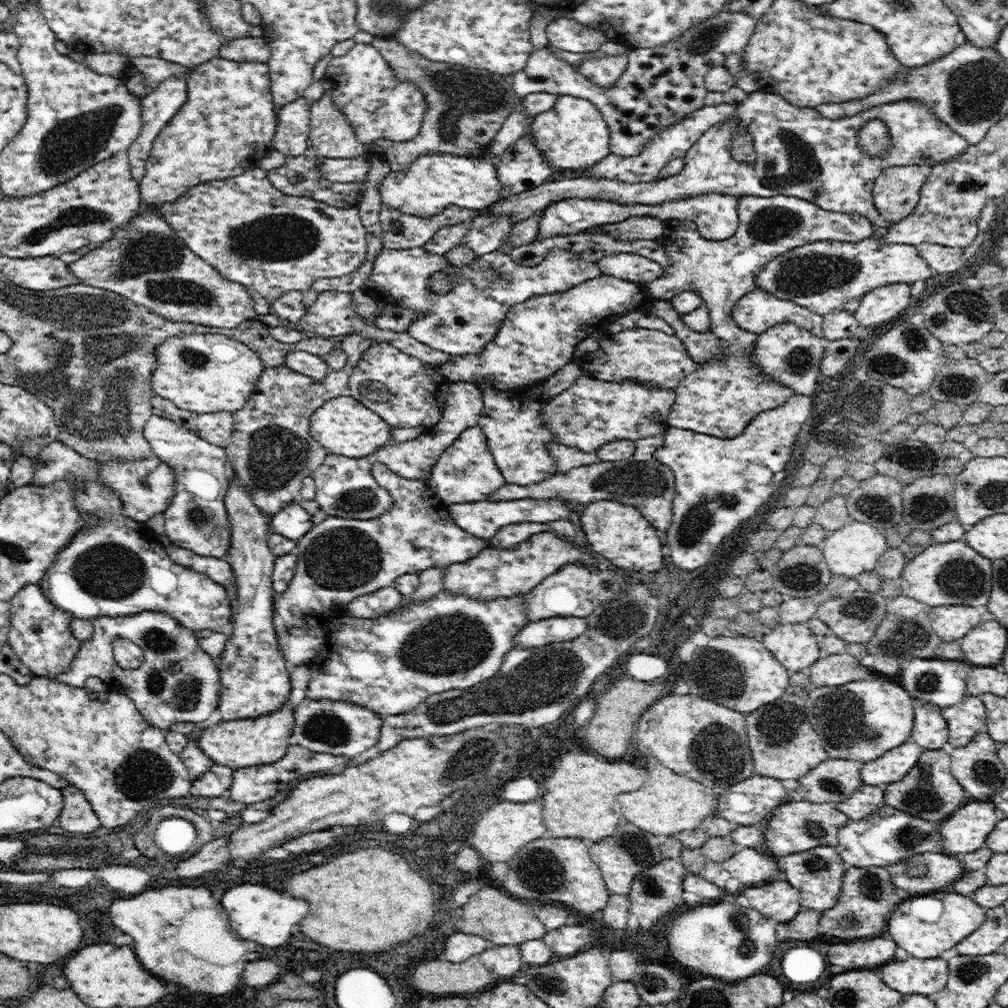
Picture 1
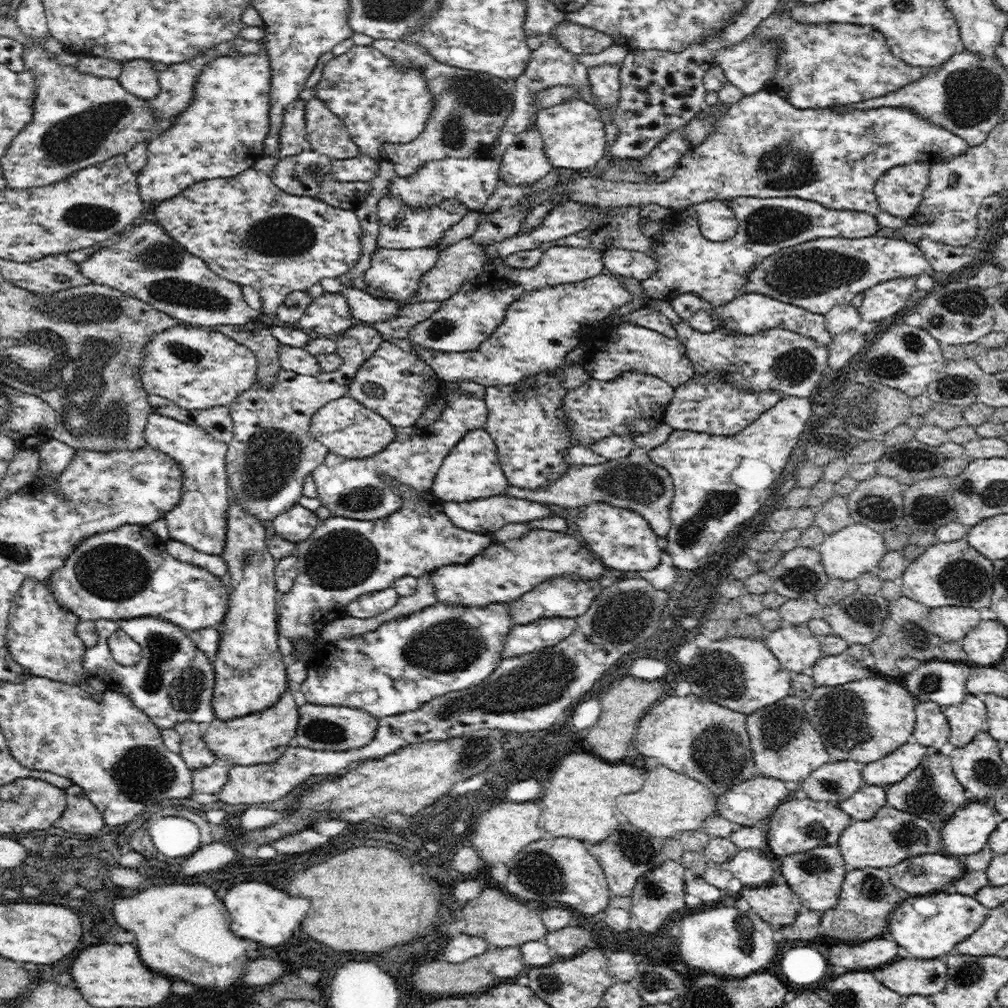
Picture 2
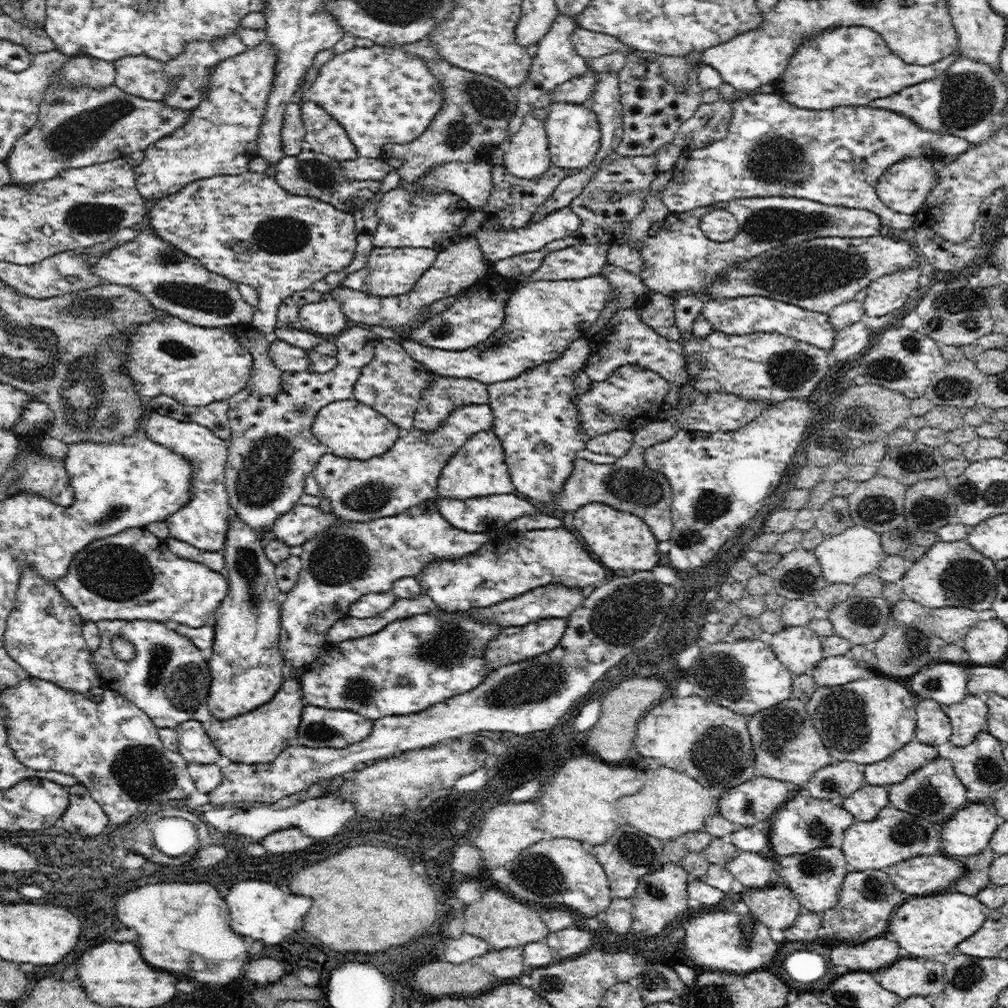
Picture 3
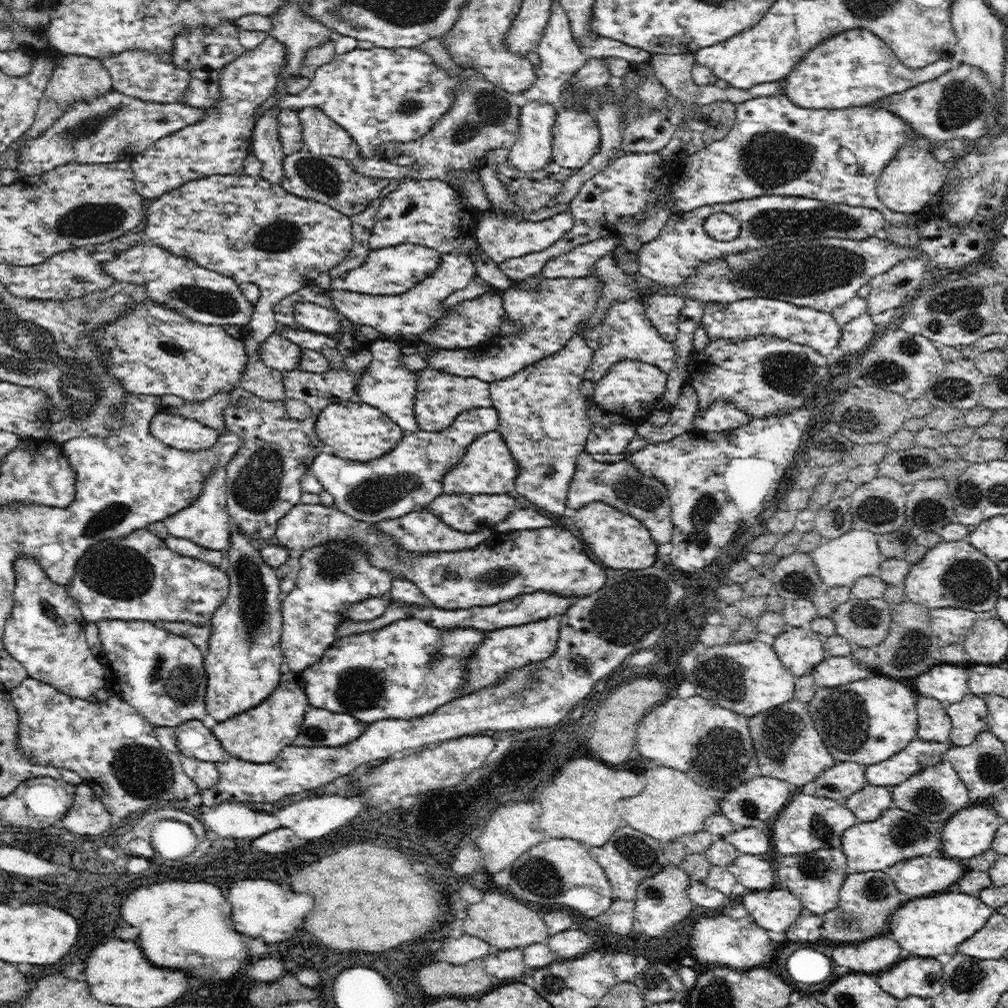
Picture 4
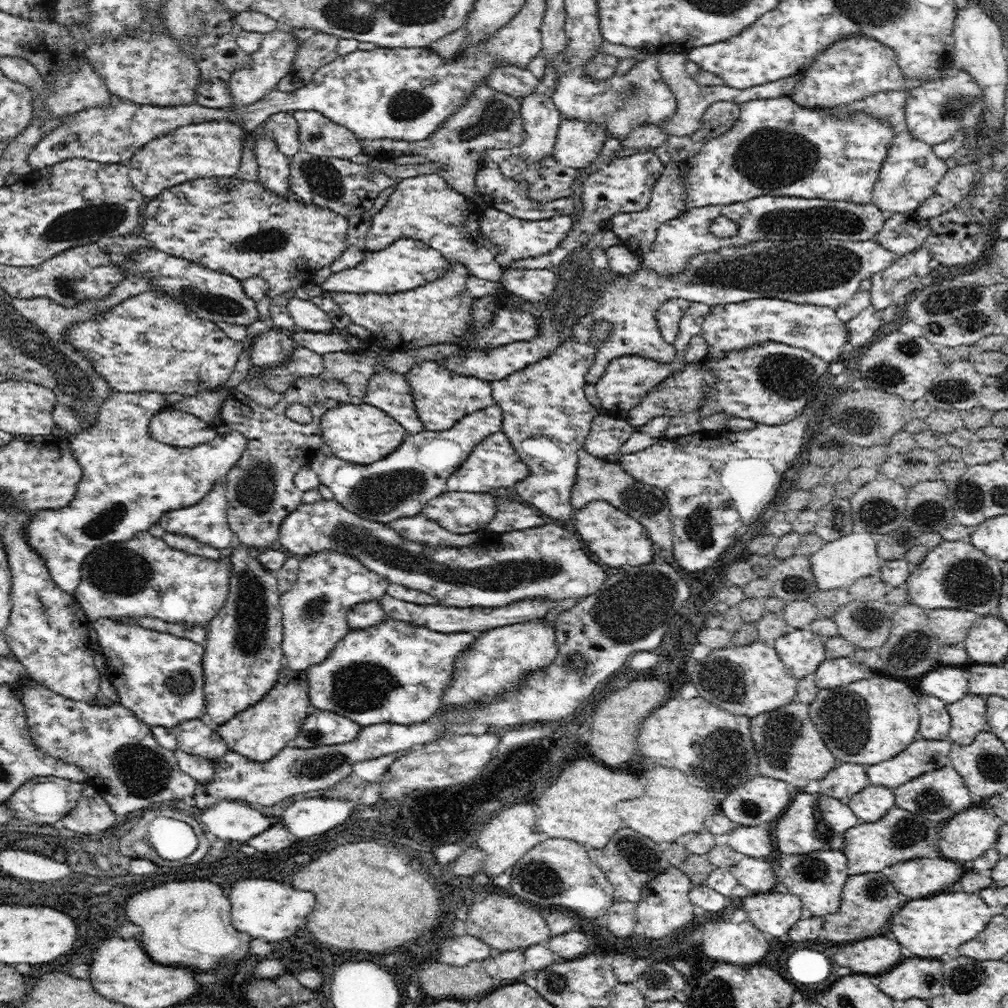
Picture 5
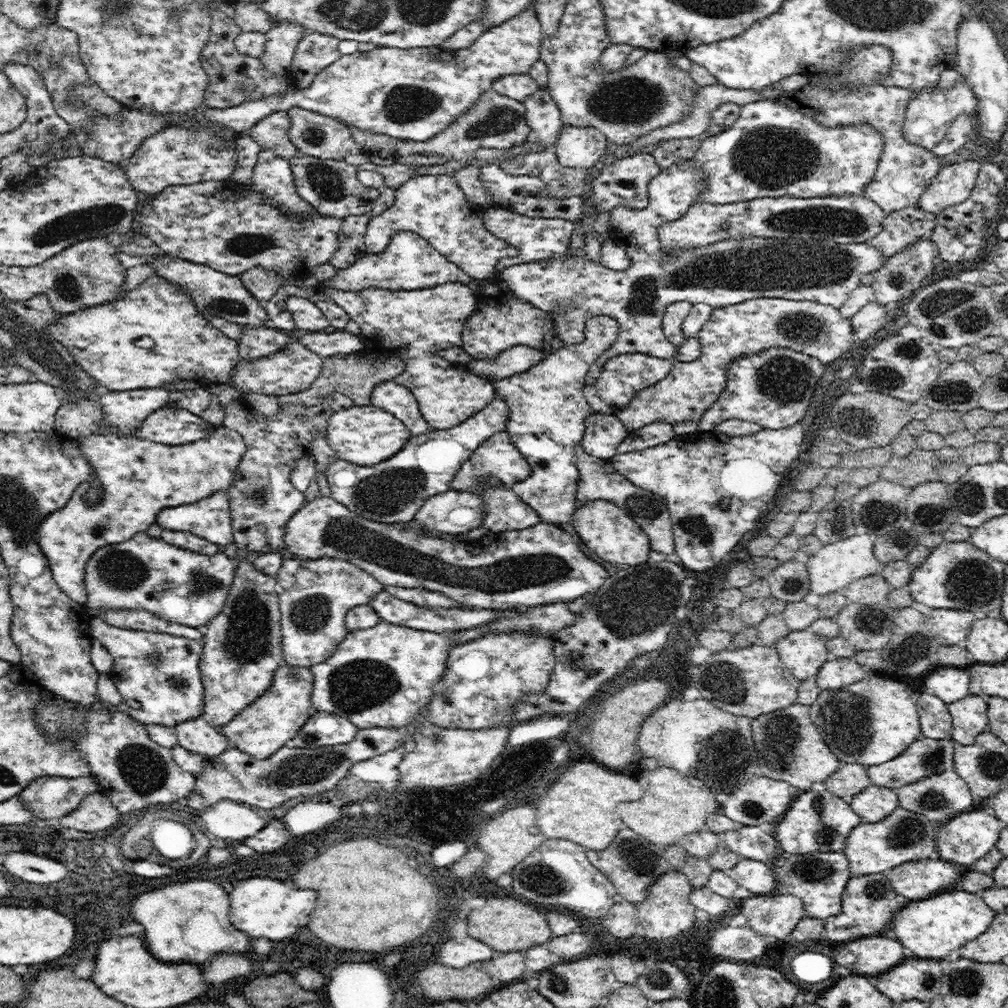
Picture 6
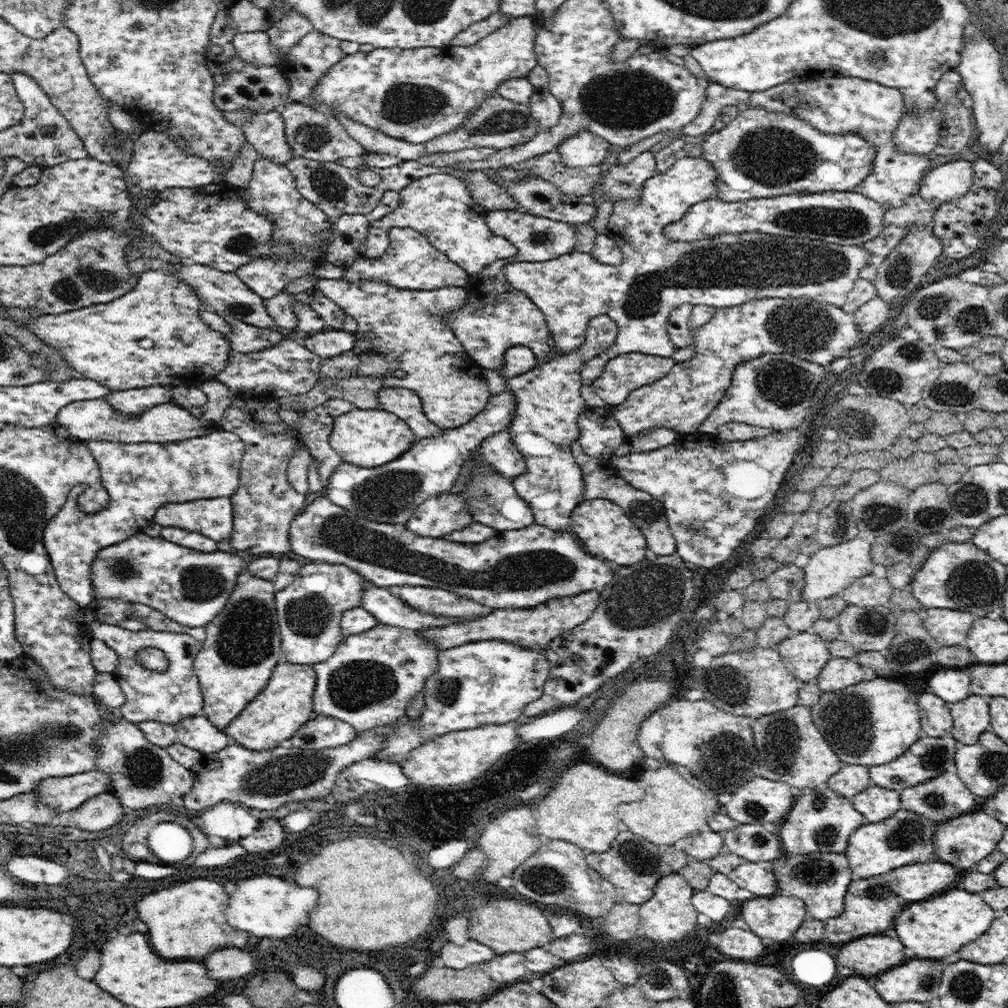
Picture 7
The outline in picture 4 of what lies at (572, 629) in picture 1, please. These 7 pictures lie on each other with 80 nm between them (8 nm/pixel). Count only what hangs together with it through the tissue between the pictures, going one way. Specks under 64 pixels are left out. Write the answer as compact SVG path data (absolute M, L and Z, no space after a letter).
M559 615L536 620L520 626L504 627L486 631L484 640L476 648L476 652L466 662L466 682L460 690L460 696L471 695L481 688L496 684L507 672L521 666L540 662L556 652L560 632Z

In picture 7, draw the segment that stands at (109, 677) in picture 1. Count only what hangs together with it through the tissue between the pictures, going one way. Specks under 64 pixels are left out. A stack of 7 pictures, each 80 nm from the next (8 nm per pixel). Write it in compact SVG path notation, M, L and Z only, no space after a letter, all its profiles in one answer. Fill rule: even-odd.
M98 618L91 622L91 632L94 639L104 641L118 655L119 665L113 675L117 678L126 697L125 703L118 709L125 720L133 724L154 720L174 725L186 716L202 713L203 696L198 677L194 672L194 658L202 648L202 641L183 632L156 630L132 632L126 628L100 621ZM148 647L160 649L166 655L168 666L164 672L150 671L136 664L134 656Z

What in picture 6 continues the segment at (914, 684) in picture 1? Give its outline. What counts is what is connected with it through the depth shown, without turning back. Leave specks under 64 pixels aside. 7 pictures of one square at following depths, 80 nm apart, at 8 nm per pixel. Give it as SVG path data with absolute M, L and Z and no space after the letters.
M938 668L934 674L926 676L920 688L938 696L948 705L969 695L969 671L960 668Z

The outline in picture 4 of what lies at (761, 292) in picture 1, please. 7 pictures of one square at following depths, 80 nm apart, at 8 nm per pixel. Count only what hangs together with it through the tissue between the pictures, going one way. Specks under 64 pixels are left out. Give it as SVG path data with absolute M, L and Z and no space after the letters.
M752 297L735 300L731 303L707 302L701 325L710 340L734 339L739 341L756 335L774 335L792 343L812 347L826 357L839 346L841 327L836 324L830 312L822 312L815 308L790 304L788 301L771 297Z

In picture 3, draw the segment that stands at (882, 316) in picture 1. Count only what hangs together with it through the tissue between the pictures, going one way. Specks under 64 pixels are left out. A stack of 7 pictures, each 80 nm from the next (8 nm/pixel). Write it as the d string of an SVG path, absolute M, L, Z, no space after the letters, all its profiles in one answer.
M918 266L886 274L867 287L863 302L866 316L884 316L904 306L912 290L919 288L921 270Z

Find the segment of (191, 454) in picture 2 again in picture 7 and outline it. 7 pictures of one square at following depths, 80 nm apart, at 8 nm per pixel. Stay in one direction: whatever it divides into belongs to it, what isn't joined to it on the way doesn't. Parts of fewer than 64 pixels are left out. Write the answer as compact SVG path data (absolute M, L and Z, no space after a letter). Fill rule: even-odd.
M105 398L79 400L67 404L57 414L56 421L78 439L115 443L179 443L180 440L206 436L209 432L220 429L218 423L200 420L187 409L172 402L156 404L140 415L131 416L112 408ZM223 496L164 504L155 513L154 522L163 527L199 532L216 542L222 542L229 540L233 531L233 514L231 497Z

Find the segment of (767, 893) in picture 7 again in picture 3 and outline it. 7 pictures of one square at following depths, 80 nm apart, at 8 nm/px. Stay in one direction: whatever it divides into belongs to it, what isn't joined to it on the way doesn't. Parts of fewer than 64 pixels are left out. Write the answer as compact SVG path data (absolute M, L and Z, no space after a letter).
M741 851L739 855L725 867L747 889L764 889L771 885L773 861L758 853Z

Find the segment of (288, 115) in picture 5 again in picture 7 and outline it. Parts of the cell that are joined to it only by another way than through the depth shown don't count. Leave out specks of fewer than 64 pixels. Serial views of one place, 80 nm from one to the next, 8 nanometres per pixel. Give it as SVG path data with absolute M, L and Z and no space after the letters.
M281 109L260 112L248 118L243 126L246 140L260 156L285 164L293 159L293 152L284 134Z

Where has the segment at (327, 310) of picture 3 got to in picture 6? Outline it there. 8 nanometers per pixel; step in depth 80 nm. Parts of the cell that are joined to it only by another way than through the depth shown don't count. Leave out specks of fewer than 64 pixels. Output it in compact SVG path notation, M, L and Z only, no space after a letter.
M288 297L286 308L292 313L295 328L302 328L310 333L330 329L328 317L307 298Z

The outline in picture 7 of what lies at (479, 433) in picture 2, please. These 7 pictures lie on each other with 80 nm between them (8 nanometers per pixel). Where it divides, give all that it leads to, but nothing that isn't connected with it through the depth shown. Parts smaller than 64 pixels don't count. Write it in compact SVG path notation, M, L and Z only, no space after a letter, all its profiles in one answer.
M509 431L496 432L488 436L479 444L477 451L484 464L496 469L510 482L525 472L525 459L516 449Z

